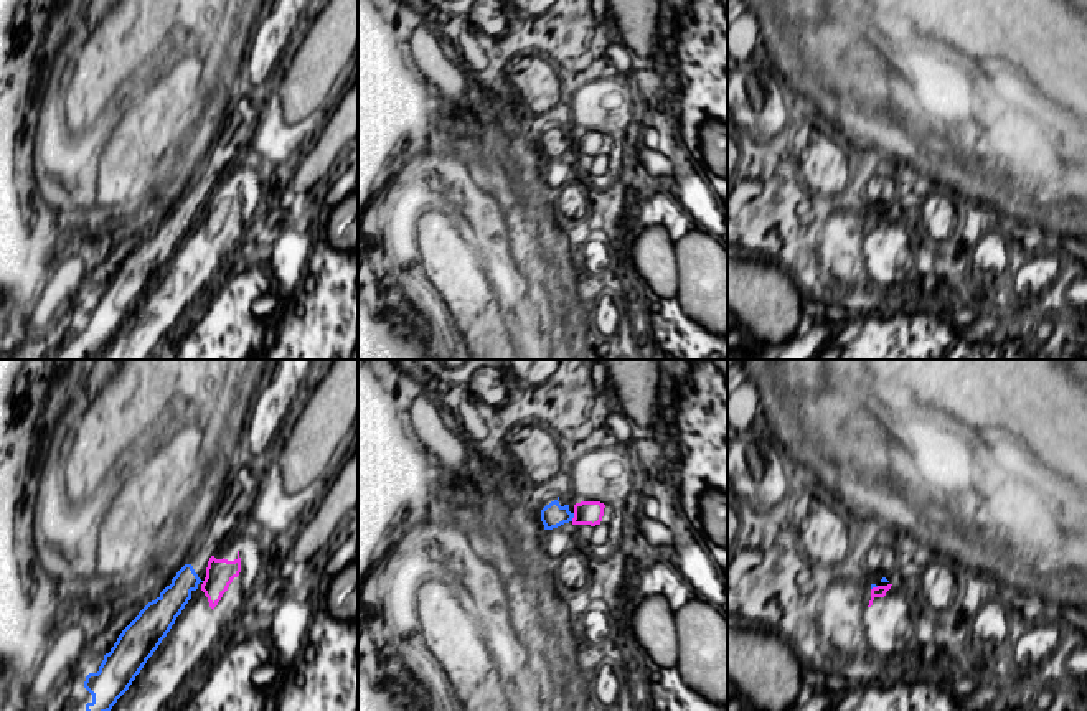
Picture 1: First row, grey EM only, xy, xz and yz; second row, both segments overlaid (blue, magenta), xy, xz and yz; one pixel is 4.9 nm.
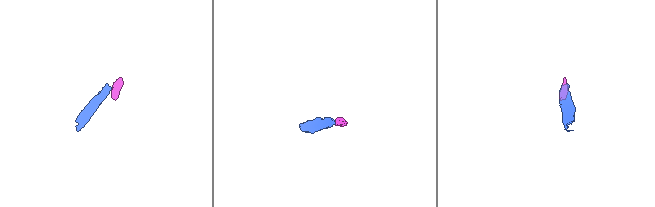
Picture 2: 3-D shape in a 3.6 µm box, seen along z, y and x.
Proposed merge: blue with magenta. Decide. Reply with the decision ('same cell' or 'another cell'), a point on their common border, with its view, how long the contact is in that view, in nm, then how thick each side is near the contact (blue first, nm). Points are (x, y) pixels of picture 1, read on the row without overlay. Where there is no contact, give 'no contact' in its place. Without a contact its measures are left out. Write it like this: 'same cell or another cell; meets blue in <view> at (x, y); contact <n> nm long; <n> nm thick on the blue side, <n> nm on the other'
another cell; meets blue in xz at (573, 147); contact 40 nm long; 120 nm thick on the blue side, 110 nm on the other

